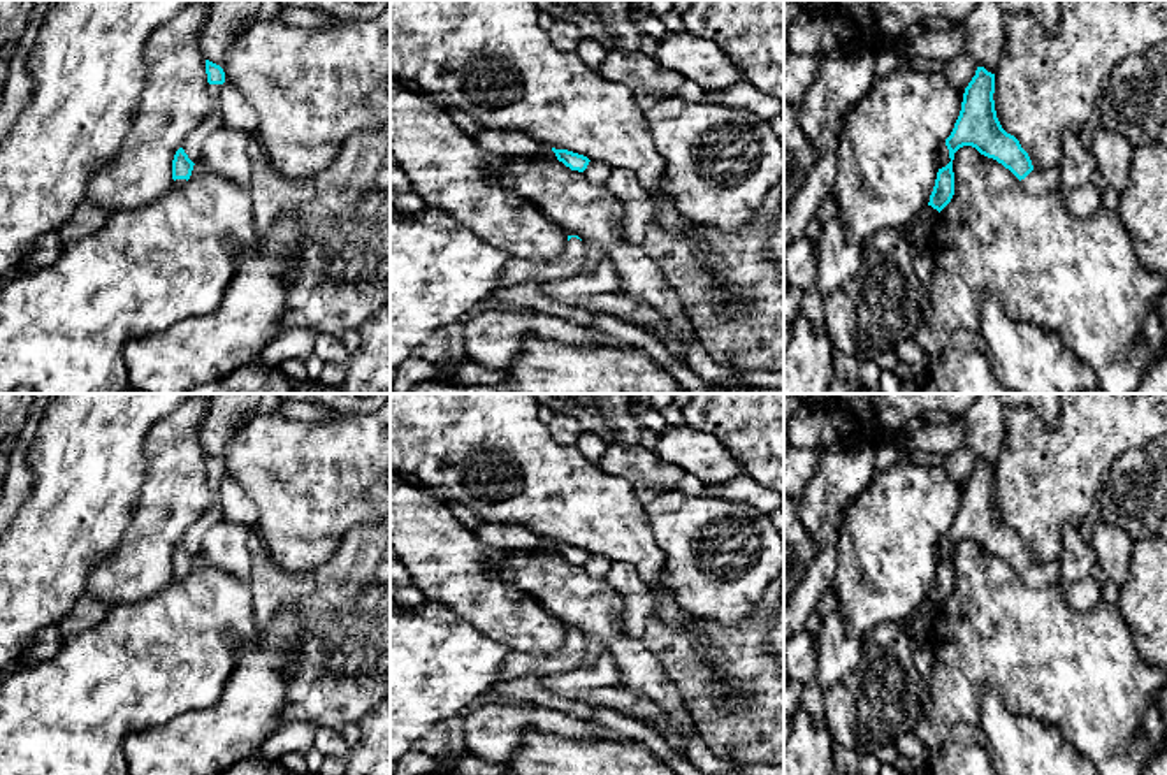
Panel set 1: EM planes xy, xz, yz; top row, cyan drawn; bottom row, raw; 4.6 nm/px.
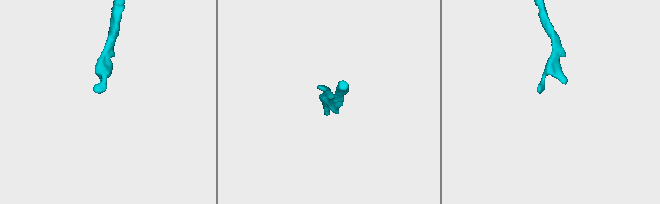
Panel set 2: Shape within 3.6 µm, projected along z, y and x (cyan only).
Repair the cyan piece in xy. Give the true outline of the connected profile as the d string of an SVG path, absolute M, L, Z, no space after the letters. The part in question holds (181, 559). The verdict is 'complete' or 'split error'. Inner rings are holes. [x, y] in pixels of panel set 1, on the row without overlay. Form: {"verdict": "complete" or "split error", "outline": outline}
{"verdict": "split error", "outline": "M206 453L206 467L206 485L213 494L213 506L186 529L183 540L176 545L172 554L172 582L186 578L192 569L193 559L202 554L204 536L216 522L223 520L220 487L221 478L225 476L225 466L220 459Z"}

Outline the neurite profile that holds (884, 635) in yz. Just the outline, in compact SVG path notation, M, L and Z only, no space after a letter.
M884 622L872 629L870 641L882 648L891 648L902 636L902 629L895 622Z

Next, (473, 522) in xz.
M446 501L448 508L452 510L452 513L473 532L476 532L483 520L475 515L468 506L464 506L462 503L457 501Z

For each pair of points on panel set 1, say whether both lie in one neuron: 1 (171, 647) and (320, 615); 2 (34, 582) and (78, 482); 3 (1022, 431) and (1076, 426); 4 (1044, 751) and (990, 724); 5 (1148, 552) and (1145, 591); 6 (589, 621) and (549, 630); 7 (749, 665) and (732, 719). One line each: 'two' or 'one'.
1: two
2: one
3: one
4: one
5: one
6: two
7: one

